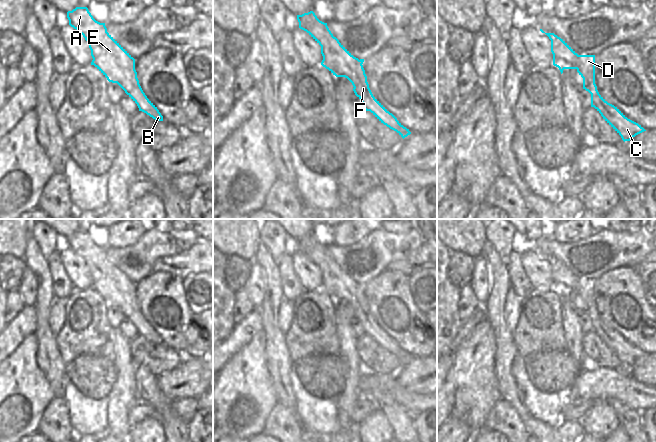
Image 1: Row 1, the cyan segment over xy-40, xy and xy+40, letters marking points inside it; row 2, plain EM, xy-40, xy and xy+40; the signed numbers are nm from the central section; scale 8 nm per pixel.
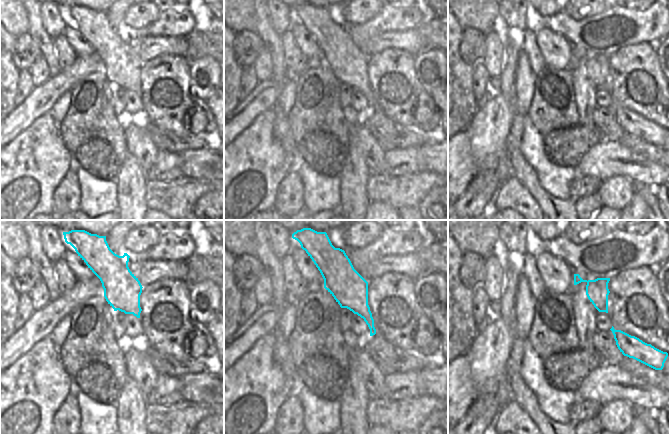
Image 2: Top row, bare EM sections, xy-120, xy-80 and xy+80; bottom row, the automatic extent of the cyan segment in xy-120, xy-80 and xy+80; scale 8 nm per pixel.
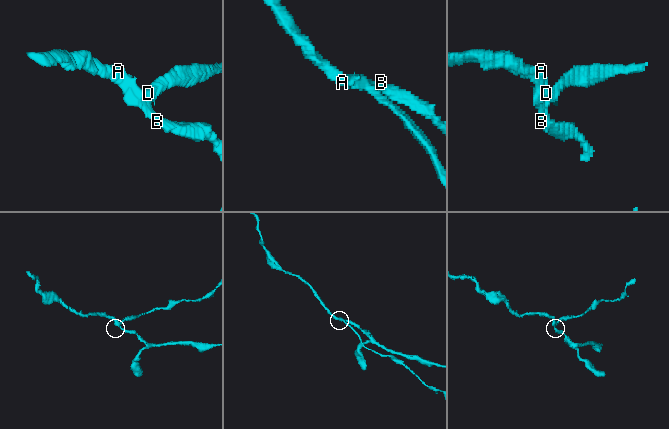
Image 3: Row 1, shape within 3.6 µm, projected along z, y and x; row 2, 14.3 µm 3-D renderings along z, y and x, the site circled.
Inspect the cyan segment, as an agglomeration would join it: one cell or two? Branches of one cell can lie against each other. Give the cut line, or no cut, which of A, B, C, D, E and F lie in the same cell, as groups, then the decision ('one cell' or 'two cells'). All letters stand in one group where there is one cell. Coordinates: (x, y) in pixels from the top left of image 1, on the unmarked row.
cut xy+40 (579, 279), (579, 287), (576, 292); groups A B C E F / D; two cells

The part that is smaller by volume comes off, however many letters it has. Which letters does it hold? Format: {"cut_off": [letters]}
{"cut_off": ["D"]}

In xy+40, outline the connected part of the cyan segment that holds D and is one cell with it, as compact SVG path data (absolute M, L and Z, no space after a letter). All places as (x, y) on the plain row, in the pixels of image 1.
M579 279L577 296L583 302L583 313L587 308L595 305L595 279Z

